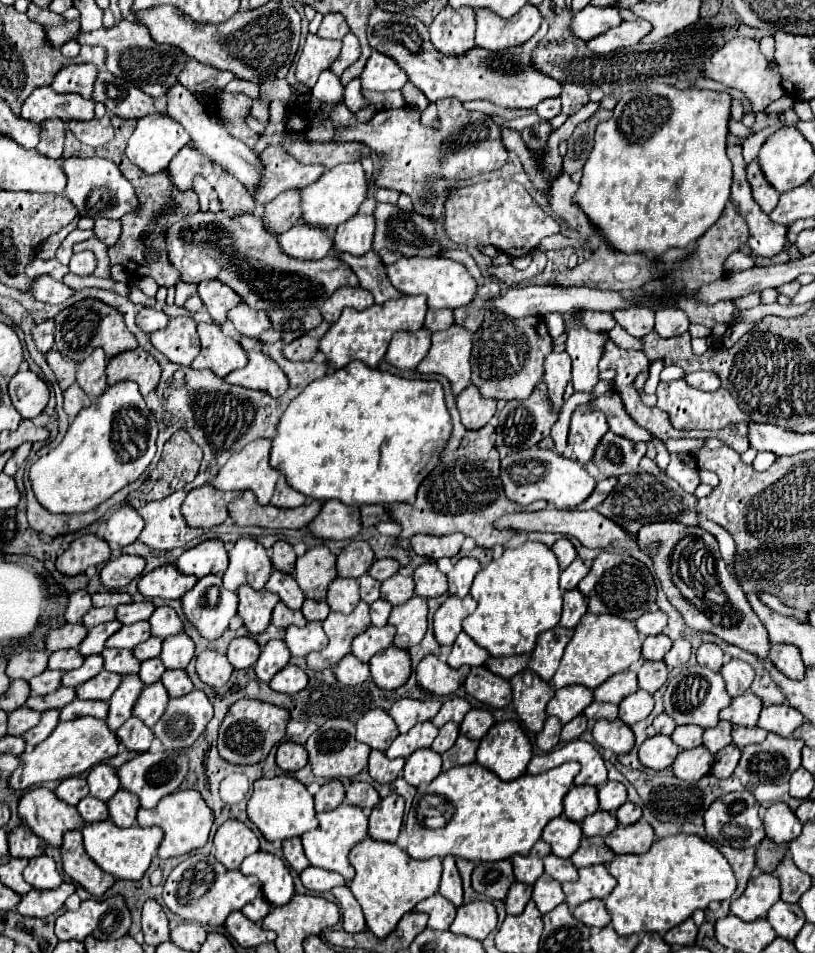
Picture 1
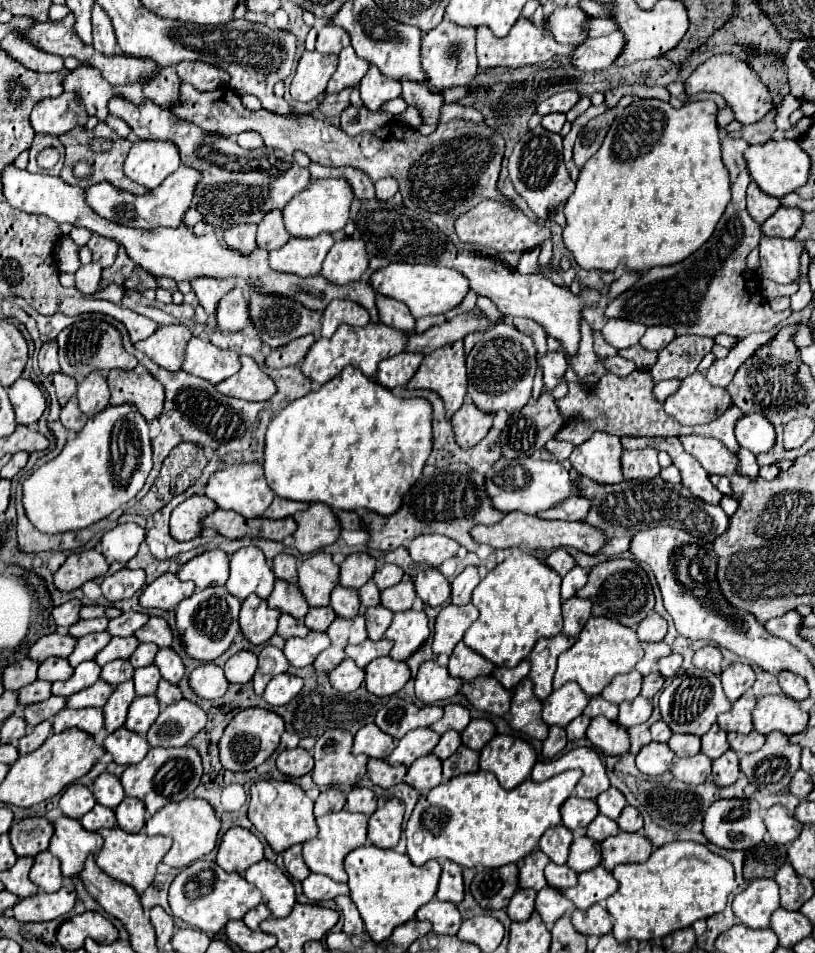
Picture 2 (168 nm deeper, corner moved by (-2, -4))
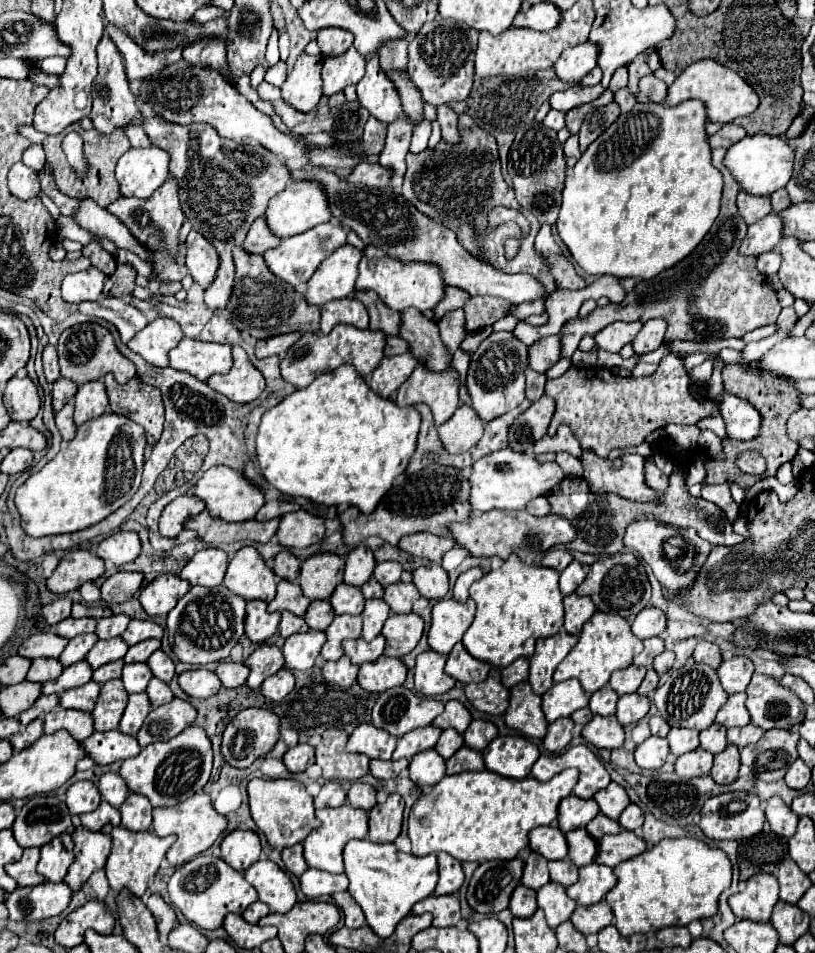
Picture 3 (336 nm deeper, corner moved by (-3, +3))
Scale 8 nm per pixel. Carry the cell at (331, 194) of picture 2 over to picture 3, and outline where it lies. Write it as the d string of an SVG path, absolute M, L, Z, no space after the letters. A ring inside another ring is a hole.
M294 181L292 185L288 185L282 193L278 193L276 197L270 199L270 205L264 213L266 225L268 229L284 239L284 237L292 237L298 233L304 233L320 223L326 223L332 219L330 211L328 211L328 201L326 201L326 193L322 191L322 187L314 181Z

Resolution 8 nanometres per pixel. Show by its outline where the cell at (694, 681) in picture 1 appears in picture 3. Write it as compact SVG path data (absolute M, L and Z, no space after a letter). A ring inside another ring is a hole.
M692 663L680 669L672 669L668 673L666 683L662 683L654 691L654 703L658 713L672 725L672 727L688 727L702 731L714 723L714 717L722 703L726 703L728 693L722 689L716 671L704 663Z

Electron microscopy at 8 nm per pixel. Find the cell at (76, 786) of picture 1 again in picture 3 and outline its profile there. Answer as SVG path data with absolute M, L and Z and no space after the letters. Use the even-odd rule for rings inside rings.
M78 781L68 789L66 805L72 815L94 811L100 805L100 793L92 781Z

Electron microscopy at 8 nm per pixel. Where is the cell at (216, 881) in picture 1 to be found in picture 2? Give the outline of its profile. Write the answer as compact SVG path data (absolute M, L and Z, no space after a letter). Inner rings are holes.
M197 860L189 864L175 876L169 886L171 914L203 932L219 932L229 920L241 920L259 902L259 888L253 888L241 874L225 872L213 860Z

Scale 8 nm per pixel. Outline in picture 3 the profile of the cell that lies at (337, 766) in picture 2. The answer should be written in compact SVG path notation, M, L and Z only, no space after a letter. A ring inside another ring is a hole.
M328 729L316 747L316 763L326 781L358 781L368 773L366 755L346 751L348 735L342 729Z

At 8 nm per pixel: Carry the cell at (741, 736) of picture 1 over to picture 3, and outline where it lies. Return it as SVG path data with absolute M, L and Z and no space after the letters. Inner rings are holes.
M746 725L746 727L734 727L734 729L728 729L728 741L734 743L736 747L746 747L754 741L758 741L760 737L764 735L764 729L756 727L756 725Z

